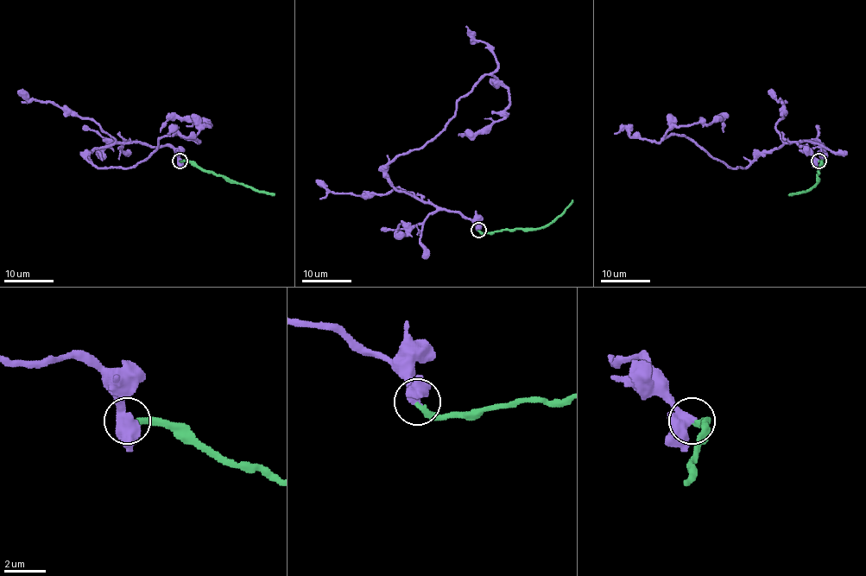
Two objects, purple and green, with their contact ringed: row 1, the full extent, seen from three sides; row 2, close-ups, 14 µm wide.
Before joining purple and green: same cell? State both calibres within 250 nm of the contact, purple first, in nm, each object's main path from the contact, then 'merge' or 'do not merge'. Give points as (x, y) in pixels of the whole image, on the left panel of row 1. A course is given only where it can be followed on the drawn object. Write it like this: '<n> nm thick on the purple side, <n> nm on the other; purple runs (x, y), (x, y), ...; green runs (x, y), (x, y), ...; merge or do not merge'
550 nm thick on the purple side, 300 nm on the other; purple runs (180, 160), (139, 142), (88, 160), (134, 167), (162, 136), (211, 125), (170, 117), (161, 131); green runs (180, 160), (193, 161), (206, 171), (213, 171), (274, 195); merge

